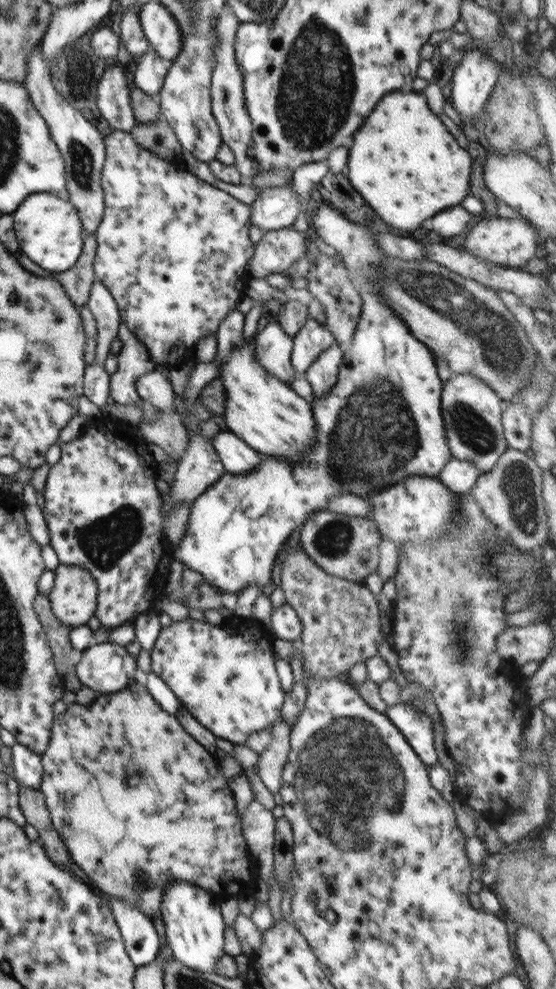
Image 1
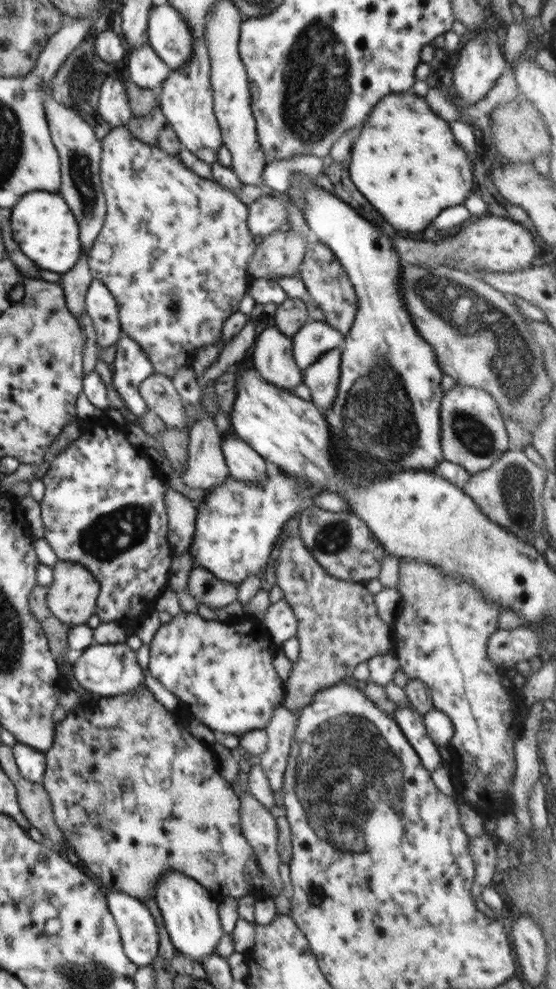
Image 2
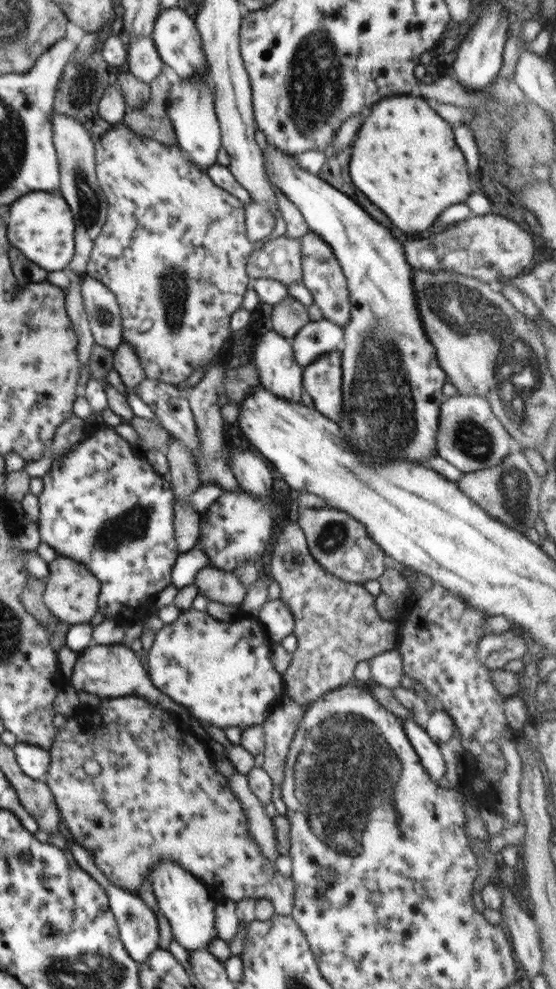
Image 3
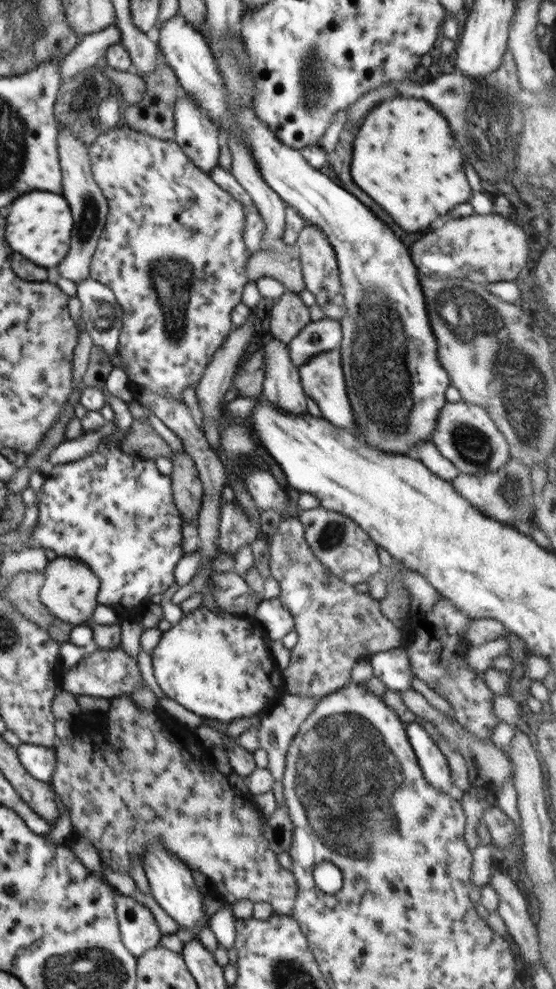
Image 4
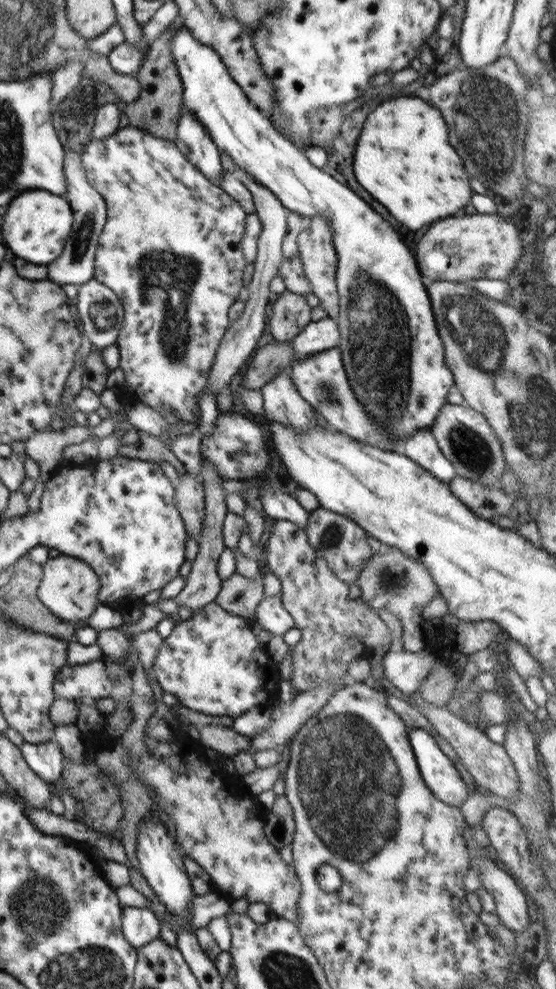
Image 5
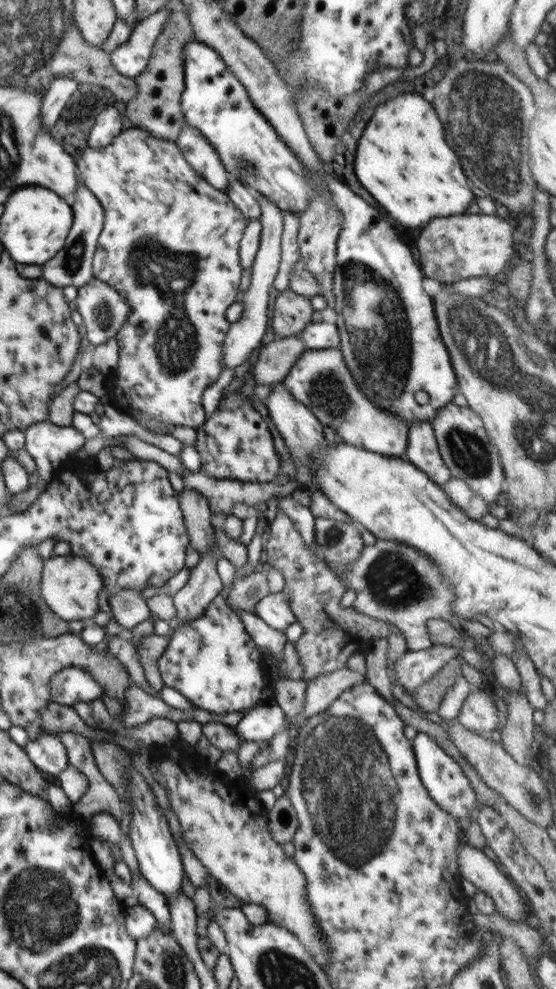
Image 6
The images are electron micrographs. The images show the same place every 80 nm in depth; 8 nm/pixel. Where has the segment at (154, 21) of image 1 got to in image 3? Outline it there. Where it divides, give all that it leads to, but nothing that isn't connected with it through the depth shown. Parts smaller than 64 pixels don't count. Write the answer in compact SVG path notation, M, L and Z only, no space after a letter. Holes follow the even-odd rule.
M179 6L161 10L150 38L154 41L163 62L170 66L181 80L190 80L201 74L206 74L210 78L207 56L202 48L201 34L195 25L194 17L190 16L185 9Z

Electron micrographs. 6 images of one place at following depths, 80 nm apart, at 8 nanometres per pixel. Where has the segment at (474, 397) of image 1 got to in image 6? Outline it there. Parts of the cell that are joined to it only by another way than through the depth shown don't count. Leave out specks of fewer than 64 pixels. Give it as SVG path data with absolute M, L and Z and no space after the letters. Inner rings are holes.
M449 403L438 410L431 424L440 454L452 473L452 479L466 482L466 485L486 502L497 501L498 494L505 490L504 470L498 449L491 443L482 418L469 407Z

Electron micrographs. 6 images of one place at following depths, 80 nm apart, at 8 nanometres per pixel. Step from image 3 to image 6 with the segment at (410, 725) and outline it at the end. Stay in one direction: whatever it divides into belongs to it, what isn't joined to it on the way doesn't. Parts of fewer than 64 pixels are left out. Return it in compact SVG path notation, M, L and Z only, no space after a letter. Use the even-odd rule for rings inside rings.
M418 732L411 743L422 784L426 787L432 800L458 820L464 823L468 821L468 815L471 814L478 800L470 779L463 773L462 767L424 732Z

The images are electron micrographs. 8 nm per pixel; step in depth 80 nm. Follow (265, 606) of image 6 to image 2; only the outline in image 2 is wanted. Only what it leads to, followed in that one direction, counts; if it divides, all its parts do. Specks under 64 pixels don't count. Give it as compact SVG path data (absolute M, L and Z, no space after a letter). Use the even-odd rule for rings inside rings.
M282 598L270 603L265 612L263 623L272 634L273 642L281 644L297 636L298 620L292 607Z

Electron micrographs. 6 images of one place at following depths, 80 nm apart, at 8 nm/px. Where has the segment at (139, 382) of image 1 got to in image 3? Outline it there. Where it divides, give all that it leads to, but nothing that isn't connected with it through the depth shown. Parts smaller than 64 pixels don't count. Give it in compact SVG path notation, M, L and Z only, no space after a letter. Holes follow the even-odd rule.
M145 379L138 384L135 393L154 412L159 424L169 434L183 442L195 456L201 453L197 426L192 409L181 391L166 383Z

